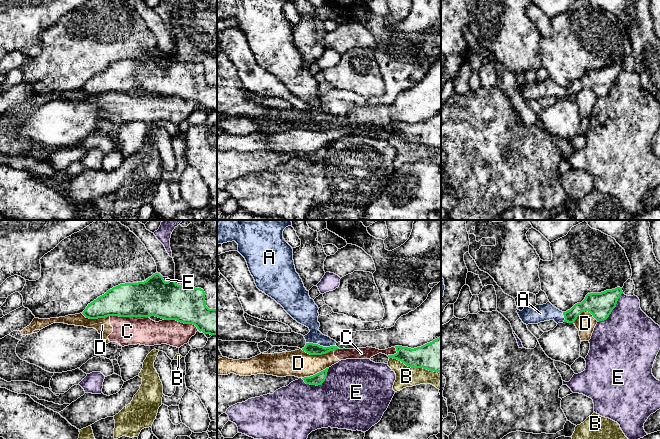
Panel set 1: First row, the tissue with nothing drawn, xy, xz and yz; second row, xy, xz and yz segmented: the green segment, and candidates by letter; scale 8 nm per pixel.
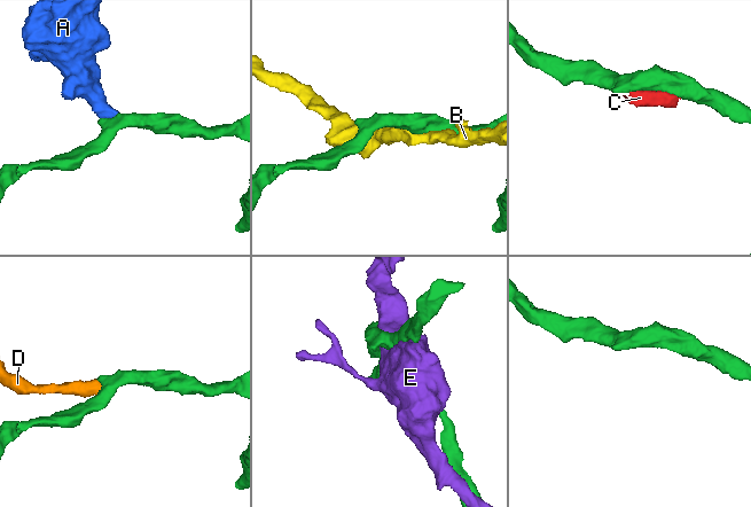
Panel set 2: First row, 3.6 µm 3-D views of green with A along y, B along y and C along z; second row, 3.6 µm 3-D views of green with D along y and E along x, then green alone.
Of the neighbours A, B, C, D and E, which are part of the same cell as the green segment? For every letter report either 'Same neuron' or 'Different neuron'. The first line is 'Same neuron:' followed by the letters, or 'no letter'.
Same neuron: A
A: Same neuron
B: Different neuron
C: Different neuron
D: Different neuron
E: Different neuron

